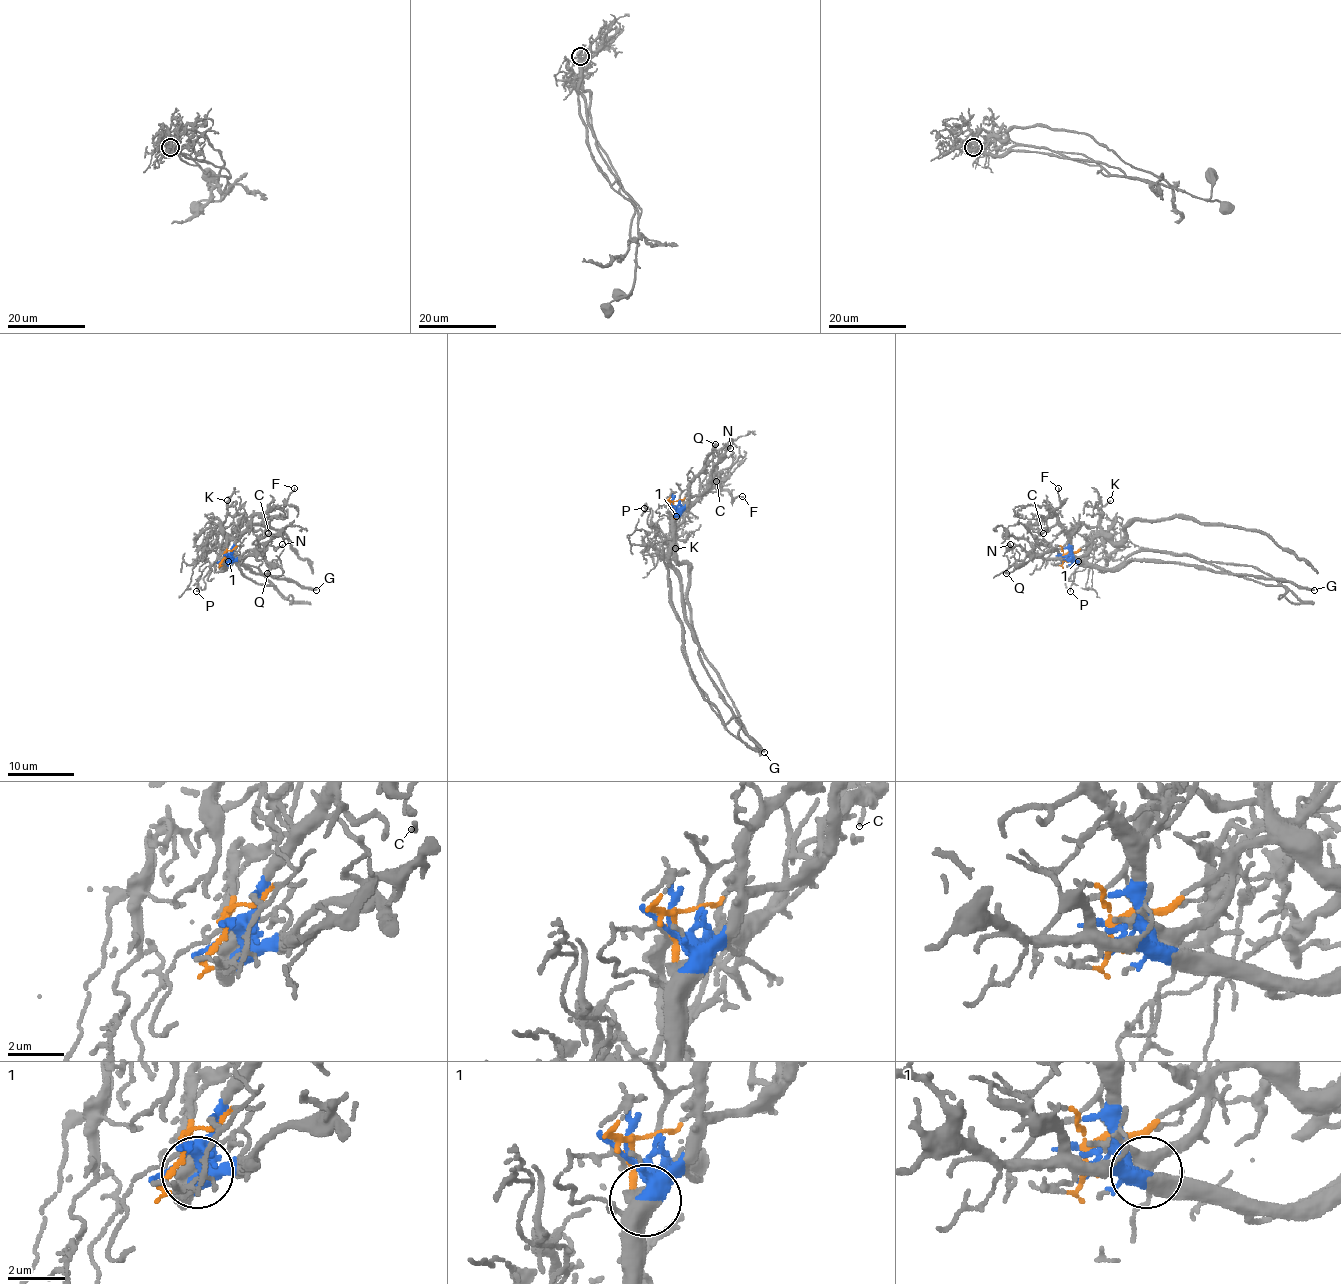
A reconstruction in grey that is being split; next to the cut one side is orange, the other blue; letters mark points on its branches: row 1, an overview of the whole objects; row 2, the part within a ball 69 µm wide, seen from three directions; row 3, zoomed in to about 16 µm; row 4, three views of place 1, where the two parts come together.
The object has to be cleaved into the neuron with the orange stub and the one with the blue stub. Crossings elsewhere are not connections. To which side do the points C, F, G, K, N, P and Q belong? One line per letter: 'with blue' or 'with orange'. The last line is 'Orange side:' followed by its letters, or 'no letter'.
C: with blue
F: with blue
G: with blue
K: with orange
N: with blue
P: with orange
Q: with blue
Orange side: K, P

